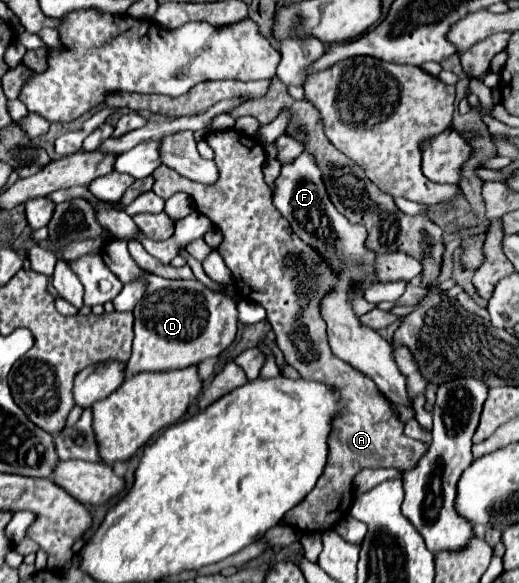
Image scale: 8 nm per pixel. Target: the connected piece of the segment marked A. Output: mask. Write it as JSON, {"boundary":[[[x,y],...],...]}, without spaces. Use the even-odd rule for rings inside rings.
{"boundary":[[[237,130],[209,132],[207,144],[213,148],[215,164],[219,168],[219,180],[215,184],[191,182],[191,180],[179,176],[175,170],[161,164],[153,172],[153,176],[155,176],[153,192],[165,200],[177,192],[185,192],[193,198],[195,210],[199,214],[207,216],[223,234],[223,242],[219,244],[217,252],[221,254],[227,268],[231,270],[235,286],[239,288],[237,290],[239,296],[245,300],[253,300],[267,310],[267,322],[271,324],[273,332],[277,334],[277,346],[281,348],[285,362],[289,366],[293,366],[301,374],[301,378],[329,384],[329,386],[333,386],[337,396],[343,398],[343,408],[337,412],[337,416],[333,418],[333,424],[331,424],[329,456],[327,456],[327,466],[323,470],[323,476],[319,476],[319,484],[315,484],[315,488],[307,494],[307,500],[303,500],[303,504],[297,504],[285,516],[287,524],[293,528],[299,528],[303,532],[325,532],[325,530],[331,530],[339,520],[343,520],[349,514],[351,500],[353,500],[353,490],[351,490],[353,476],[361,468],[367,468],[367,466],[389,468],[389,466],[393,466],[393,468],[405,472],[405,470],[413,468],[417,464],[417,460],[427,452],[427,444],[403,436],[403,424],[397,420],[395,412],[391,412],[391,406],[385,400],[385,396],[383,394],[379,396],[379,388],[375,386],[375,382],[371,378],[367,378],[365,374],[361,374],[359,370],[351,368],[347,362],[333,356],[333,352],[327,344],[327,332],[325,332],[327,326],[325,326],[325,320],[321,316],[319,304],[321,304],[323,296],[327,296],[327,292],[337,286],[339,274],[335,274],[331,270],[331,266],[327,266],[327,262],[315,252],[315,248],[311,248],[309,244],[299,240],[299,236],[295,236],[295,232],[291,232],[289,222],[273,206],[271,188],[263,180],[263,166],[265,166],[263,146],[257,142],[257,150],[251,150],[255,146],[253,138],[249,138]]]}

